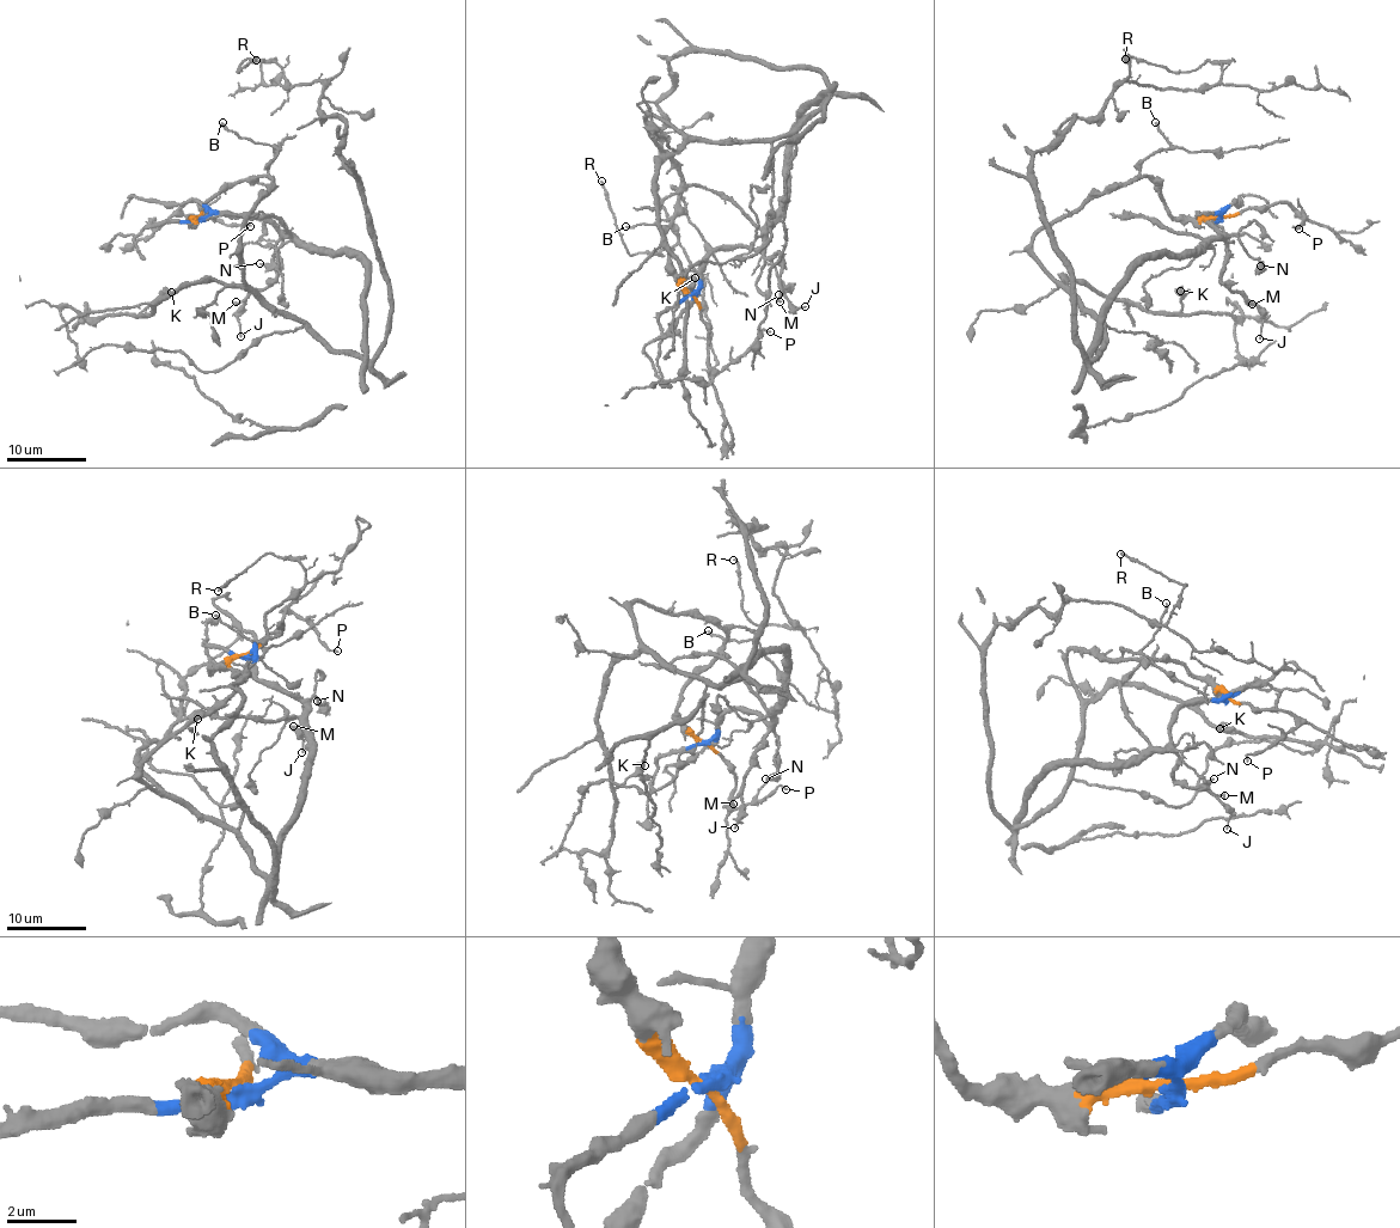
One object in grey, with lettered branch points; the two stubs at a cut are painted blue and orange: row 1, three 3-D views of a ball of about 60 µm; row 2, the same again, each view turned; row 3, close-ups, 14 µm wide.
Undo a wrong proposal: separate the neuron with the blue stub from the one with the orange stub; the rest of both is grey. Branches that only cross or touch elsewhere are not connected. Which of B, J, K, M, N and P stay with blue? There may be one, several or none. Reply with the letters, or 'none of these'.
J, M, N

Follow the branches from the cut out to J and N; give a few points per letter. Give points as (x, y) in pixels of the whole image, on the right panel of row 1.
J: (1218, 217), (1198, 215), (1209, 218), (1223, 238), (1222, 280), (1257, 307), (1260, 338)
N: (1218, 217), (1198, 215), (1240, 243), (1260, 266)

